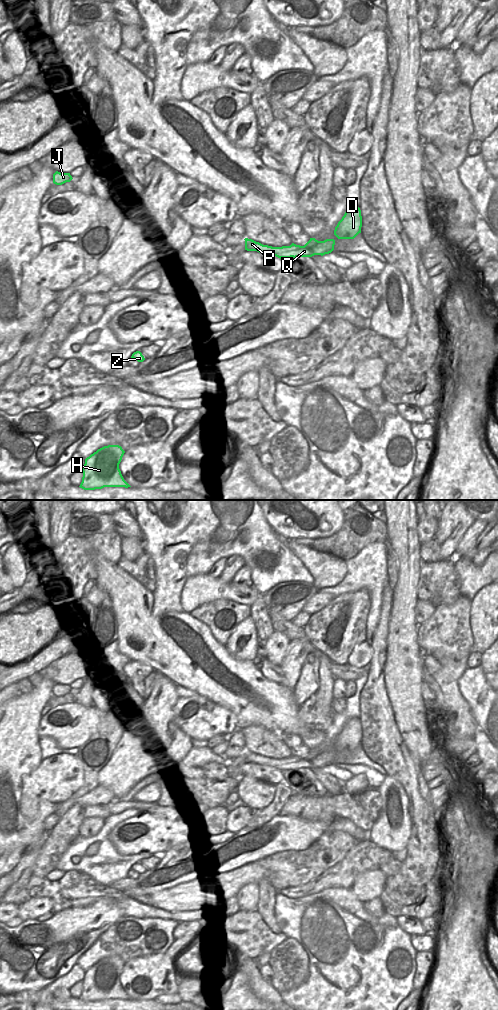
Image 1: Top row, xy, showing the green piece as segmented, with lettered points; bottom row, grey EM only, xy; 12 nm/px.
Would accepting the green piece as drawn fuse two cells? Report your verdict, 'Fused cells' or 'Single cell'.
Single cell

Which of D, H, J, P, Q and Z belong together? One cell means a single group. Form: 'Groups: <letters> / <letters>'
Groups: D H J P Q Z

